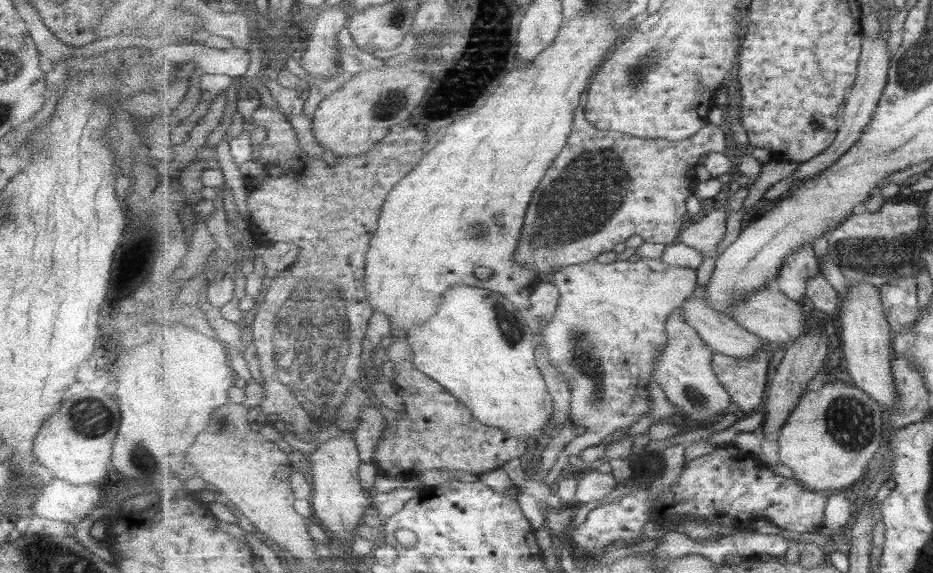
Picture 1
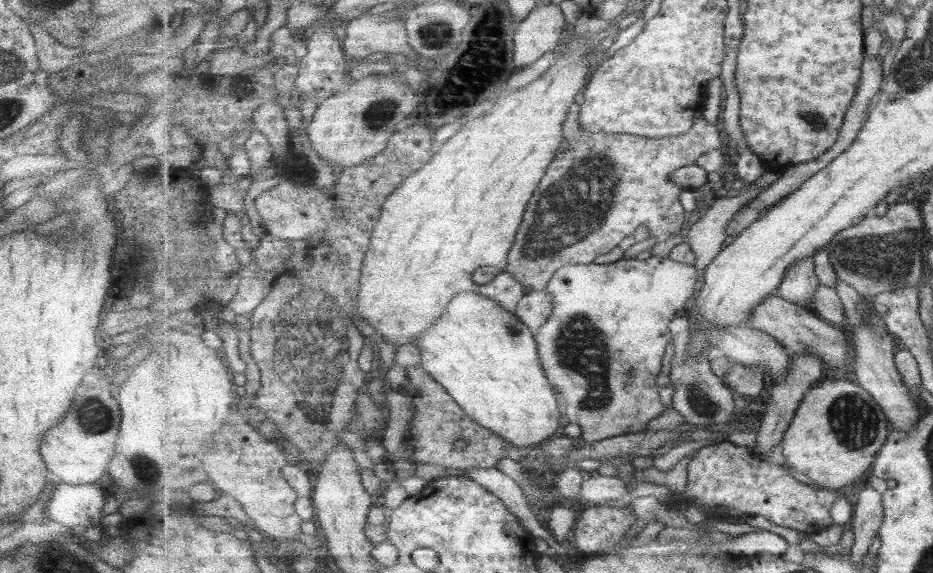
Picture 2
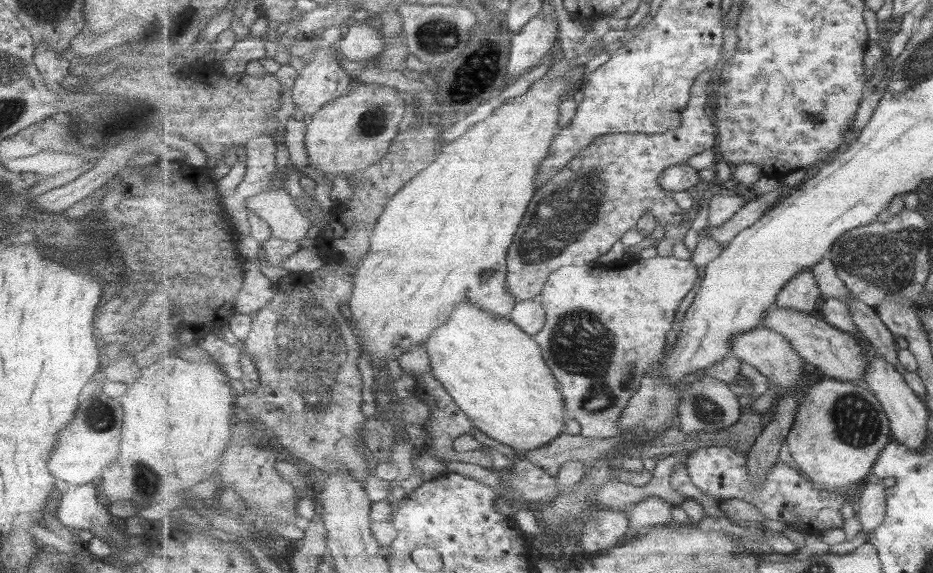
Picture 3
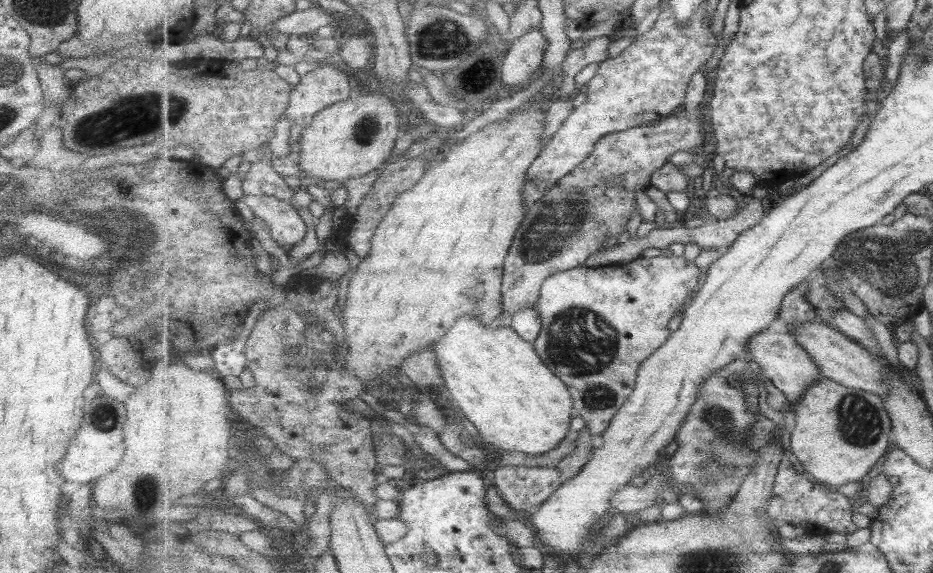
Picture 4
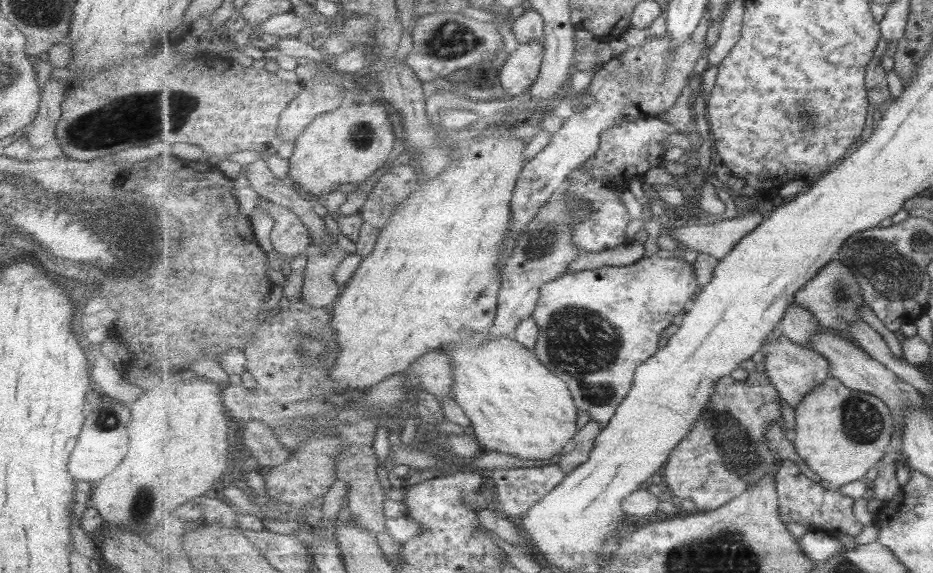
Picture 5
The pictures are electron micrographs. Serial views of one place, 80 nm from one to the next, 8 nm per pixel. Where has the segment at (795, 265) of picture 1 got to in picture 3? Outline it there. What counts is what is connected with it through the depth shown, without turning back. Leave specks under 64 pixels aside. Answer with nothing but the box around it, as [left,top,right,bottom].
[777,268,823,314]

